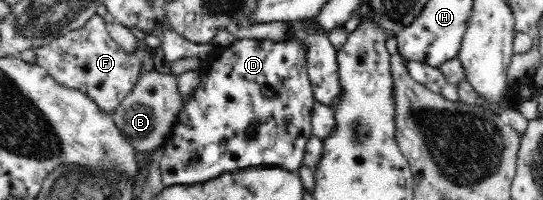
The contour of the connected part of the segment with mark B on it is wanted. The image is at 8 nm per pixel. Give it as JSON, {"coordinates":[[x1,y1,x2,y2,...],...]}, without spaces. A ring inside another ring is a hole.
{"coordinates":[[146,72,139,76,132,90,121,100,120,106,111,113,116,127,122,137,137,151,150,152,162,147,165,139,171,133,183,108,181,95,178,91,177,77,174,74,160,74,160,72]]}

